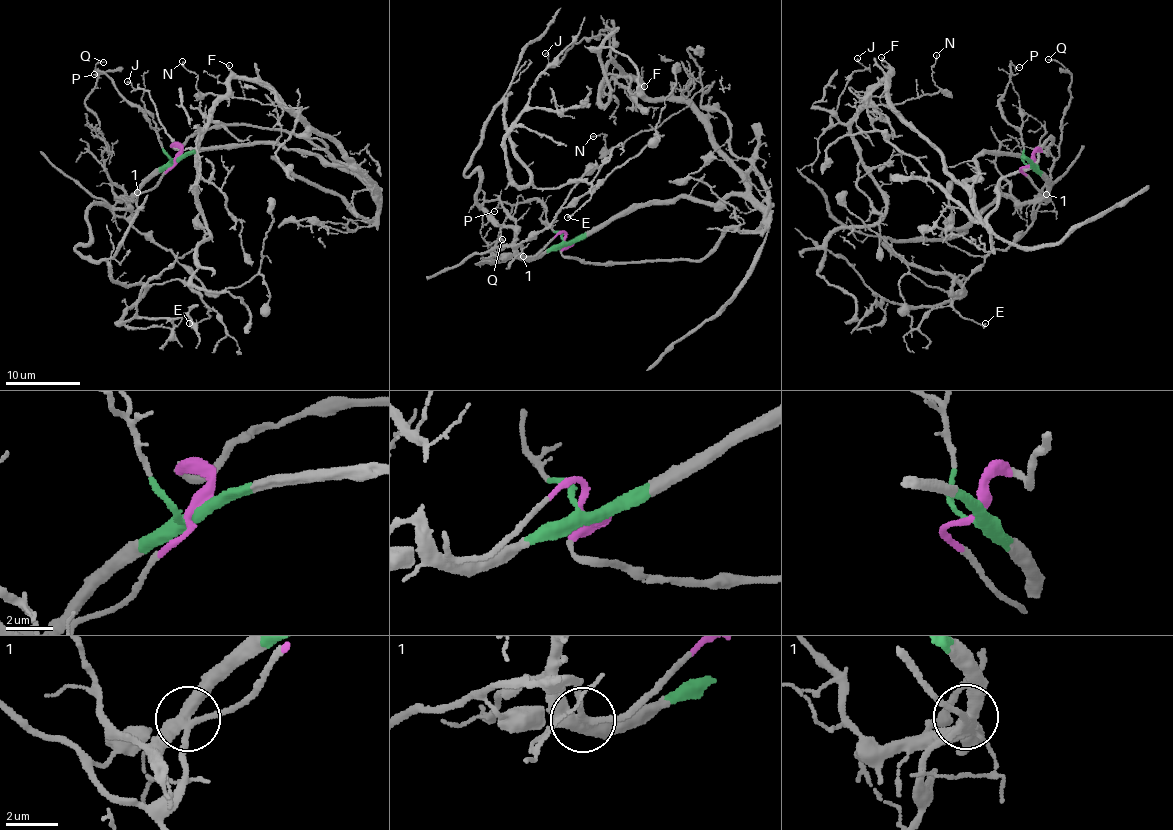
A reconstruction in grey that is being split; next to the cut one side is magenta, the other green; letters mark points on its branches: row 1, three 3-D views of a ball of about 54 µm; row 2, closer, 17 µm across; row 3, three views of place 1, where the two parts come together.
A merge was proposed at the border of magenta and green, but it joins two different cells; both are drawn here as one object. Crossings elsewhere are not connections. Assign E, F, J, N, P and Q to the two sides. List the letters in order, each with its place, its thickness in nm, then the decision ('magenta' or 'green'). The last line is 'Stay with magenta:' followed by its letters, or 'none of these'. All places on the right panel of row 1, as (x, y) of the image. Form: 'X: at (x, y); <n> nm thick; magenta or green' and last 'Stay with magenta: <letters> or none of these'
E: at (985, 323); 220 nm thick; green
F: at (881, 57); 110 nm thick; green
J: at (857, 58); 110 nm thick; green
N: at (936, 55); 100 nm thick; magenta
P: at (1019, 67); 140 nm thick; green
Q: at (1048, 59); 90 nm thick; green
Stay with magenta: N

